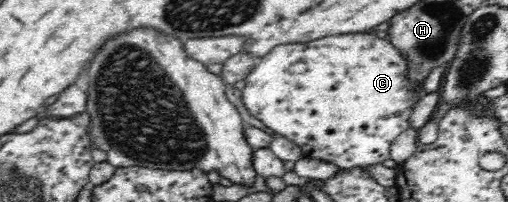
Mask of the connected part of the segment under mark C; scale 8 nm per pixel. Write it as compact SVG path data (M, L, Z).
M373 32L352 33L345 35L326 36L318 40L307 41L306 43L290 43L277 45L268 54L259 59L256 68L246 76L246 86L242 89L243 102L256 118L262 120L268 128L278 134L290 139L298 145L303 157L315 158L330 162L343 169L361 168L369 164L382 163L390 158L390 146L392 141L410 128L409 120L417 100L417 94L409 88L409 80L406 80L405 70L407 69L403 56L393 44L385 38L378 38Z

